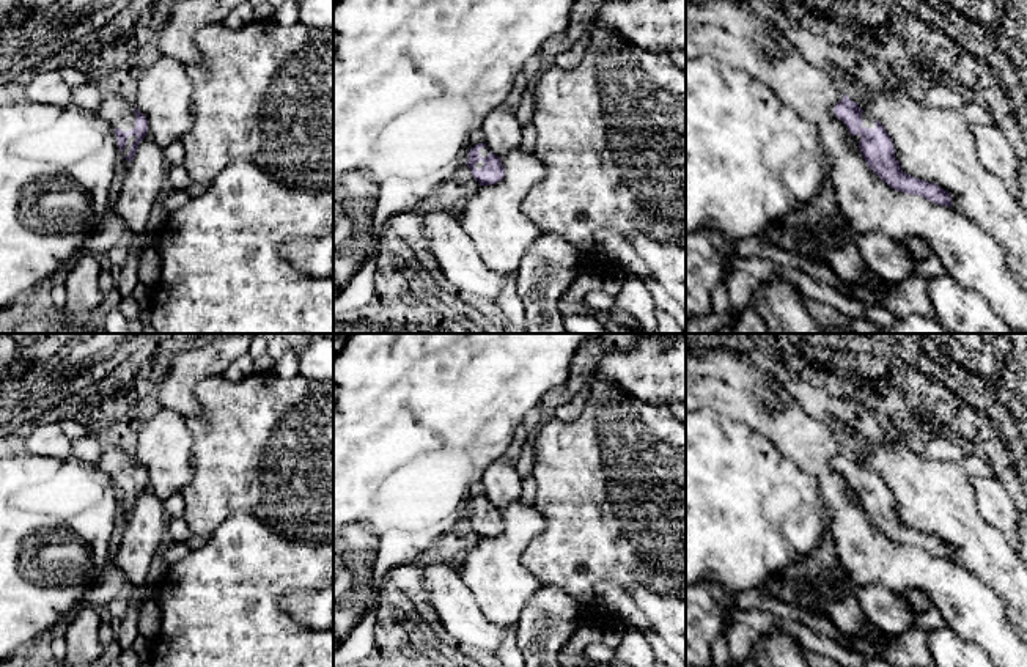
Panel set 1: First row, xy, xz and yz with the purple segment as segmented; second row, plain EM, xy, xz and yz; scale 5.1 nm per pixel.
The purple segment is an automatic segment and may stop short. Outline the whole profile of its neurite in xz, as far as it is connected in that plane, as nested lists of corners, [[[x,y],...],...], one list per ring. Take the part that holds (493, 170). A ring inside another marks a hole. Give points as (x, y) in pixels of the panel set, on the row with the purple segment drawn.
[[[478,143],[469,151],[467,167],[480,186],[491,186],[505,178],[505,167],[499,156],[486,148],[486,143]]]

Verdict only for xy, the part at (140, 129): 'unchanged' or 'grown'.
grown

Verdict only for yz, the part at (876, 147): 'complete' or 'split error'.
split error

